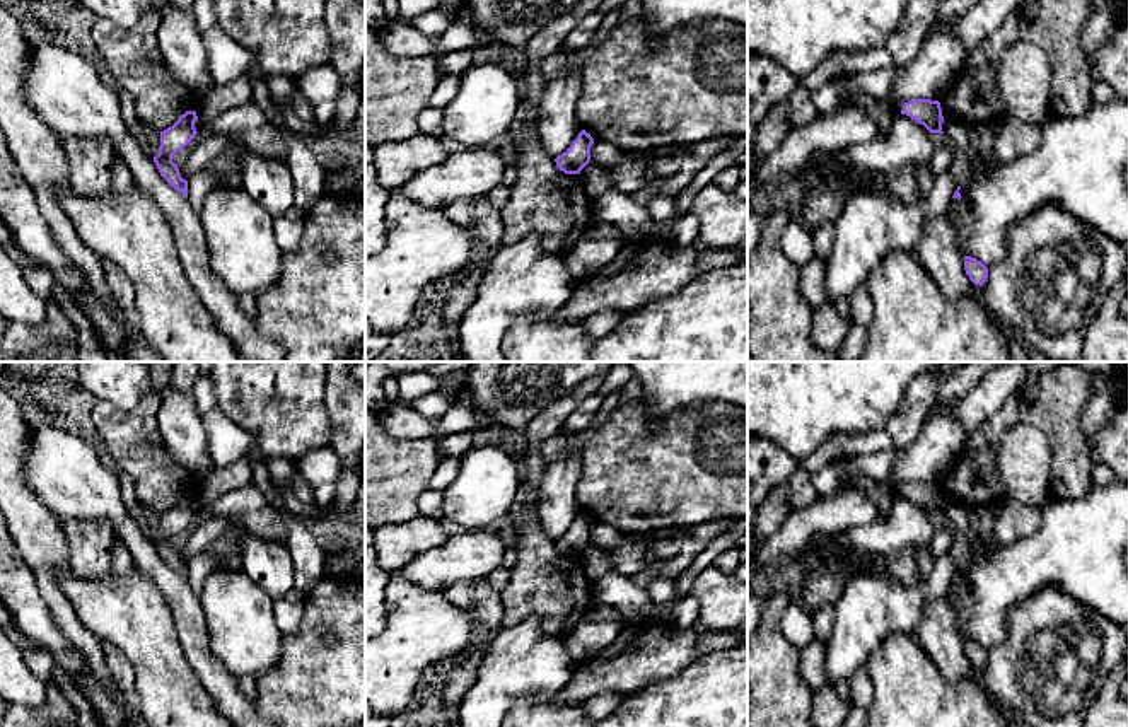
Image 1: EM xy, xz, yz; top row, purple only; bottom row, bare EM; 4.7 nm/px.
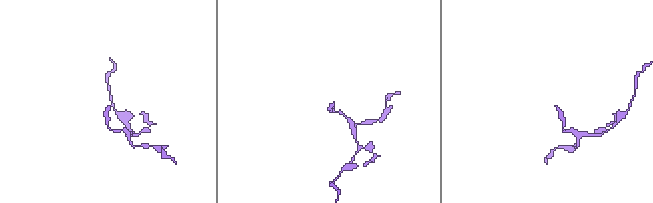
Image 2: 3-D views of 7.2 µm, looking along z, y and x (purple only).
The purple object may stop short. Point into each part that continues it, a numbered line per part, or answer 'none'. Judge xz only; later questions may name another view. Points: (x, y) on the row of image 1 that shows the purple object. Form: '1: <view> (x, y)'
none

